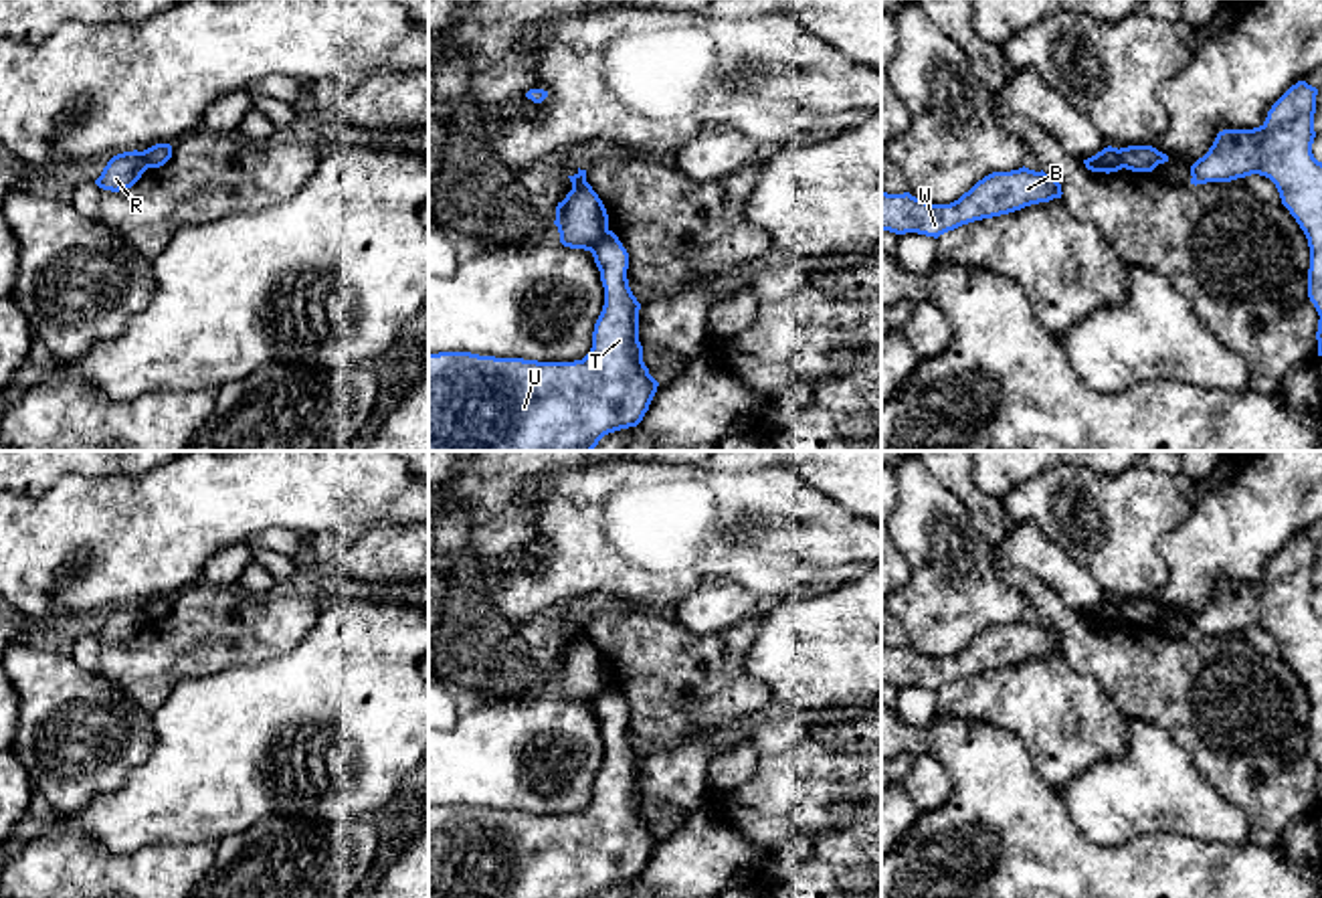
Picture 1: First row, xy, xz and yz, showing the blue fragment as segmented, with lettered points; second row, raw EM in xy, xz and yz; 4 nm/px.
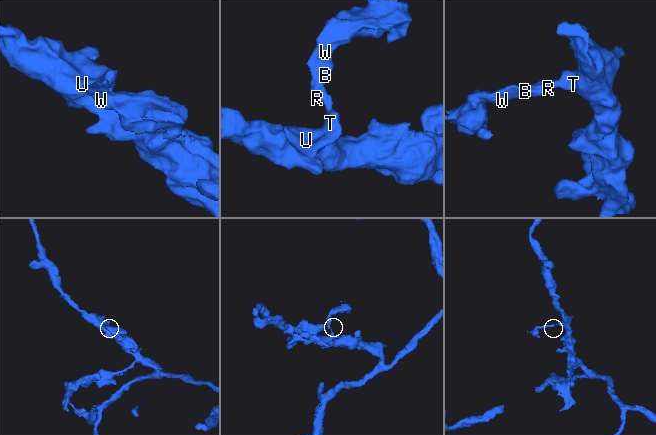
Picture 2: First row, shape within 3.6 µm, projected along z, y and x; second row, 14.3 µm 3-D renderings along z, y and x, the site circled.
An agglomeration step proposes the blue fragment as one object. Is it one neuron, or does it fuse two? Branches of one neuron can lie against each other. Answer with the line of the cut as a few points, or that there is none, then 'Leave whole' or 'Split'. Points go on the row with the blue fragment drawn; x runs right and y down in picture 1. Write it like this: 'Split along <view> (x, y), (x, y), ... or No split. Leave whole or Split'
Split along xz (607, 229), (589, 249). Split

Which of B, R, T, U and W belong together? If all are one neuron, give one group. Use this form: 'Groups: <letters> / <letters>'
Groups: B R W / T U

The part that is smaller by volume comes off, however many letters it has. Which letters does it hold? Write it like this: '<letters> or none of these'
B, R, W

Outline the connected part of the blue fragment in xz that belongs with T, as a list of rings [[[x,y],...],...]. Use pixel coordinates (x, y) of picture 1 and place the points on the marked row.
[[[606,231],[590,253],[604,287],[604,305],[594,324],[590,352],[574,362],[495,358],[471,352],[429,354],[429,451],[592,451],[604,435],[643,421],[659,382],[643,362],[641,303],[627,279],[629,253],[612,231]]]

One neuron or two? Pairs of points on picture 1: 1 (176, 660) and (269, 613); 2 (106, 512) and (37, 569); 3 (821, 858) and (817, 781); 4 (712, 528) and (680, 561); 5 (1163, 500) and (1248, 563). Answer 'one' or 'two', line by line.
1: one
2: one
3: one
4: one
5: two

